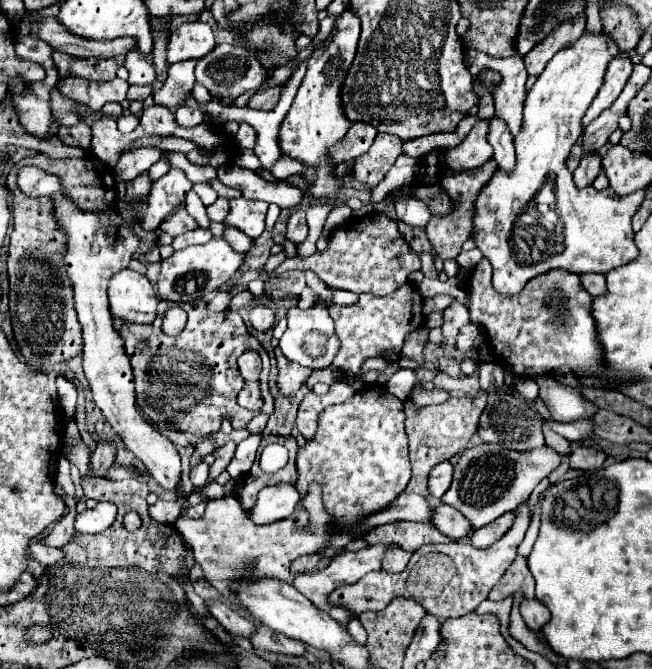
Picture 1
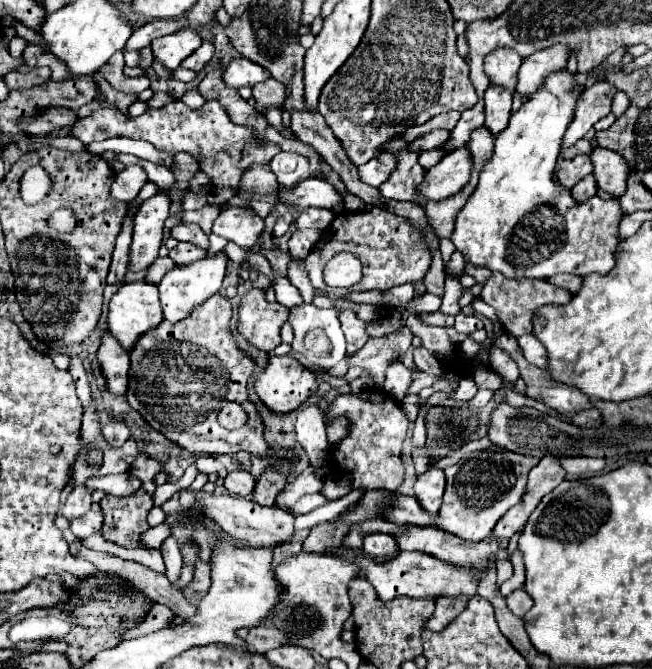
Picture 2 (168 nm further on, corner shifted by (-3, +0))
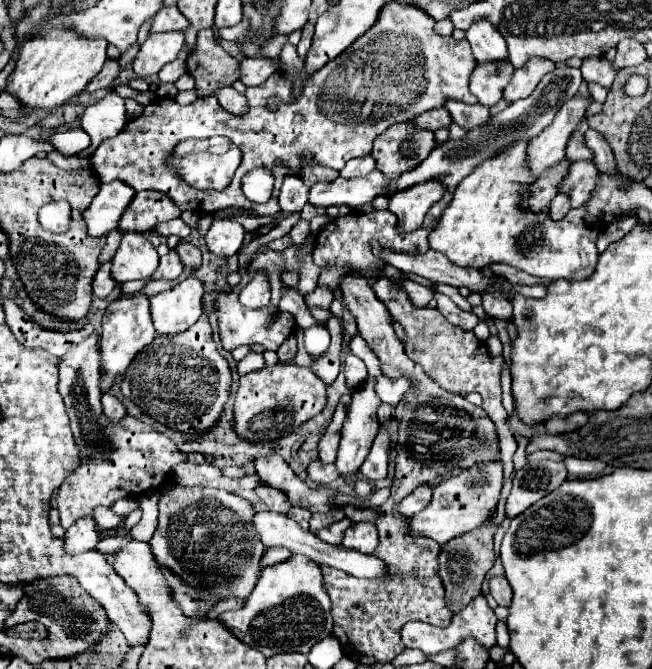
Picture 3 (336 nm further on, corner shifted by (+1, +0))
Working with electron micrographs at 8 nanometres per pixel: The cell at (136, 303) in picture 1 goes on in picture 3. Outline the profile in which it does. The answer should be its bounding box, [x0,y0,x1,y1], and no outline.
[100,296,154,394]

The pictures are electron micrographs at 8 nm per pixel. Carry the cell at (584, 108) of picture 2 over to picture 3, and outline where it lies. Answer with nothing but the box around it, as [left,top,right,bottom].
[526,96,588,178]

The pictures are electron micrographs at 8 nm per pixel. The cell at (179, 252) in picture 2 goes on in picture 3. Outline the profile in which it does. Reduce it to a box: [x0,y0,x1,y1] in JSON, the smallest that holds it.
[150,250,182,280]

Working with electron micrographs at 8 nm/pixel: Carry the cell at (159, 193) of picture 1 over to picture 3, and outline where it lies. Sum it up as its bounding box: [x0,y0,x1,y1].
[112,234,158,284]

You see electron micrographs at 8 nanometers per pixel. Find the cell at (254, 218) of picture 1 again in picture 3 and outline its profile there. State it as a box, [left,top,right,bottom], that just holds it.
[206,220,246,258]

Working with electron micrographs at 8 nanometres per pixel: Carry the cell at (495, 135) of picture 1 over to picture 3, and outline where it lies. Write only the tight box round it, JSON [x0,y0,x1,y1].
[470,60,514,106]

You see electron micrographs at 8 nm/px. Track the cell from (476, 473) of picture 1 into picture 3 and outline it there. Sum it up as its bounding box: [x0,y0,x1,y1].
[408,462,502,544]

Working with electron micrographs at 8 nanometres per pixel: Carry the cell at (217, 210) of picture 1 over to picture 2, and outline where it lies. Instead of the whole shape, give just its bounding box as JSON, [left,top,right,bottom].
[182,210,220,236]

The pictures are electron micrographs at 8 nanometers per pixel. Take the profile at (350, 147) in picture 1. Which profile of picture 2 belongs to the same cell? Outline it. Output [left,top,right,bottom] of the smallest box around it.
[270,152,310,186]

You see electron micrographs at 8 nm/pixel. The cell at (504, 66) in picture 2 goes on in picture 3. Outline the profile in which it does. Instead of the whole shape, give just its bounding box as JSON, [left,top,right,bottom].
[466,20,508,60]

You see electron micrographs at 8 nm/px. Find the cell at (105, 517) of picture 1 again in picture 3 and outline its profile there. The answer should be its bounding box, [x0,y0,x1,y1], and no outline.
[64,520,98,554]

